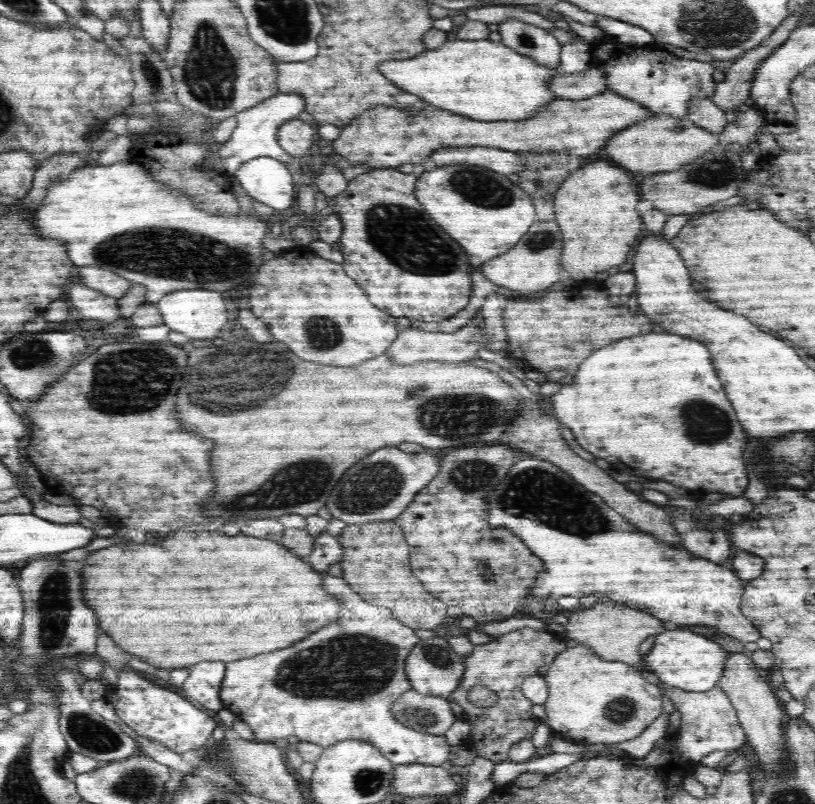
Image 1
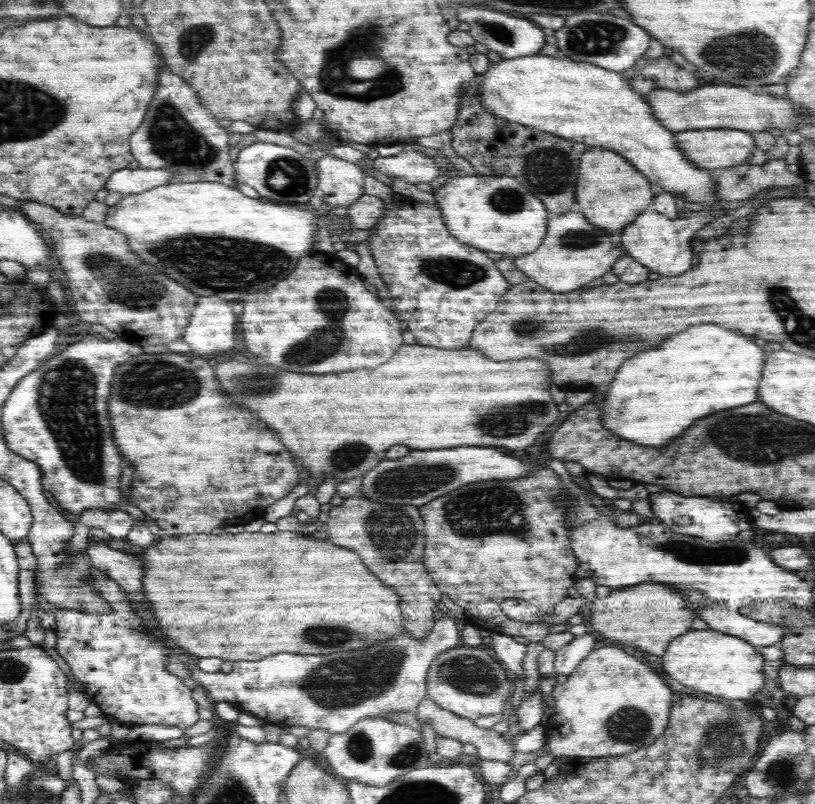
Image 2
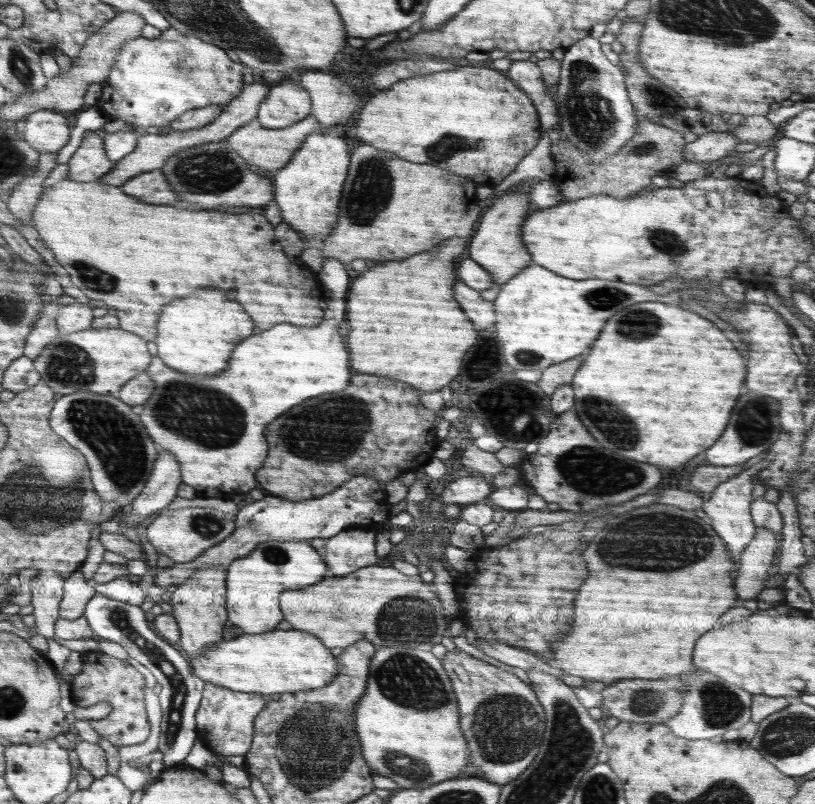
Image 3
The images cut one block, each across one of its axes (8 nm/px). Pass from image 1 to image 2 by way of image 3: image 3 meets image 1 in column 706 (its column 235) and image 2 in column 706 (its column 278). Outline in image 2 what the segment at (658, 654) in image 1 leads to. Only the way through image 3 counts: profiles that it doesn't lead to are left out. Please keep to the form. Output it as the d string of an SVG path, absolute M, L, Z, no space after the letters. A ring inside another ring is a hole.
M710 628L691 630L674 638L660 660L664 660L662 670L685 687L728 699L730 703L760 698L760 690L766 684L764 657L760 651L744 639Z

